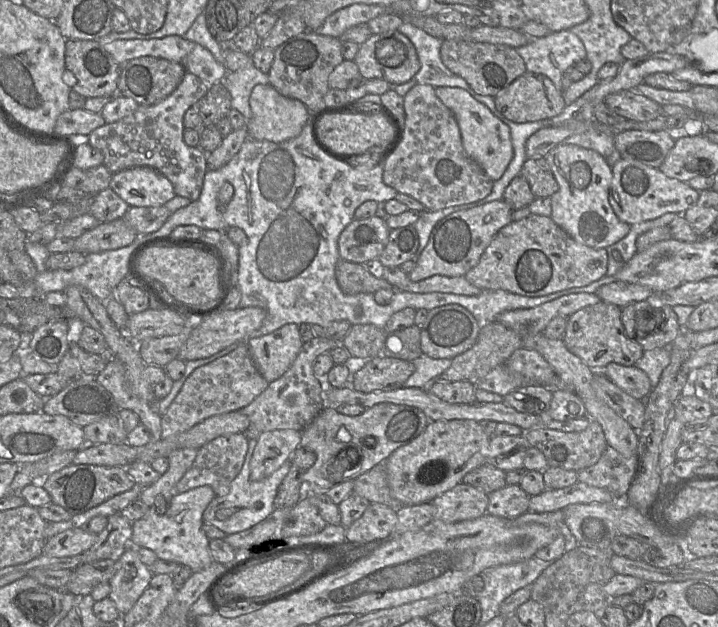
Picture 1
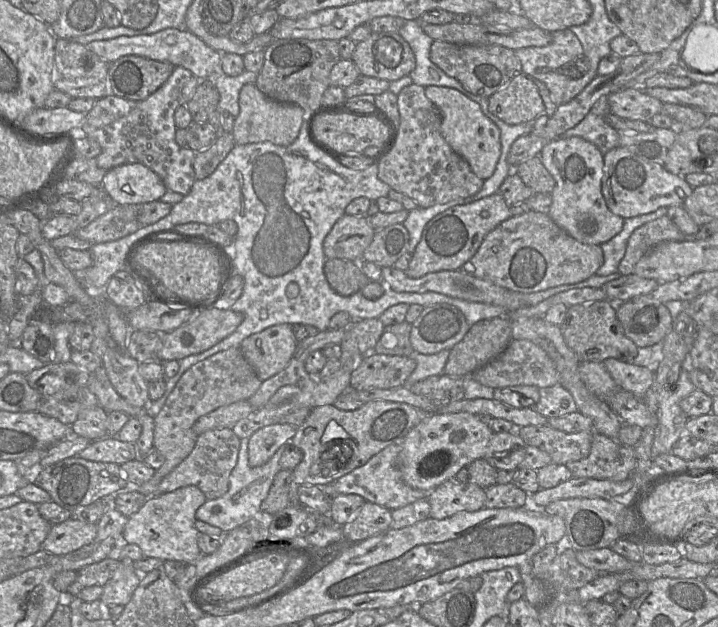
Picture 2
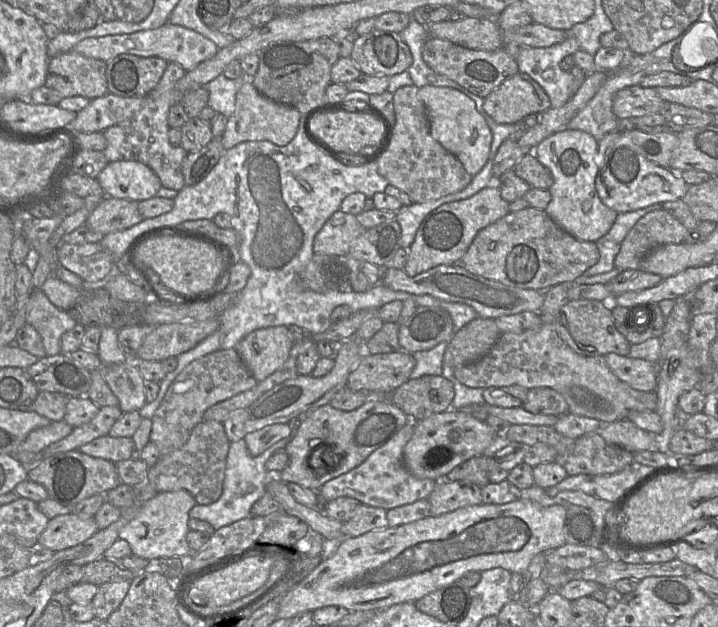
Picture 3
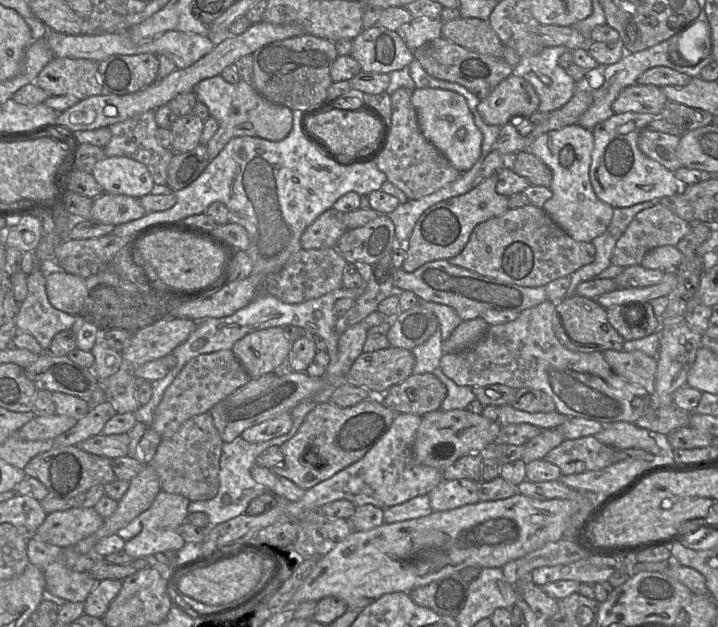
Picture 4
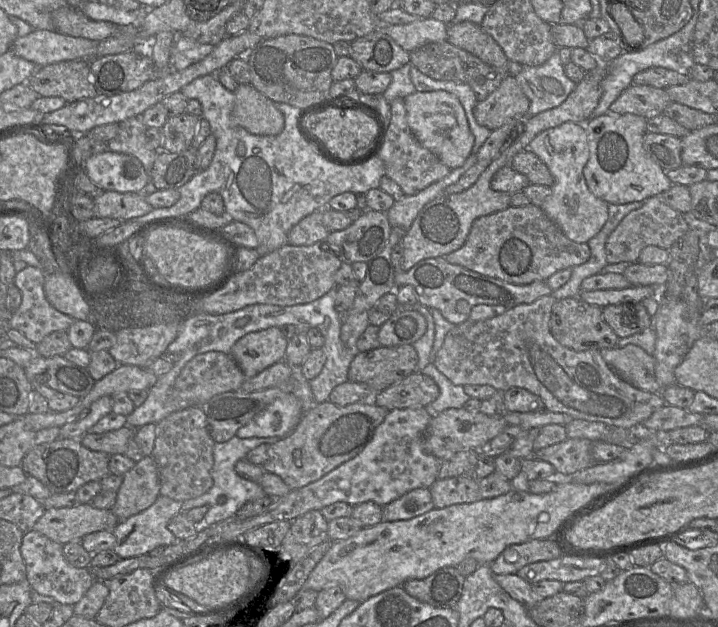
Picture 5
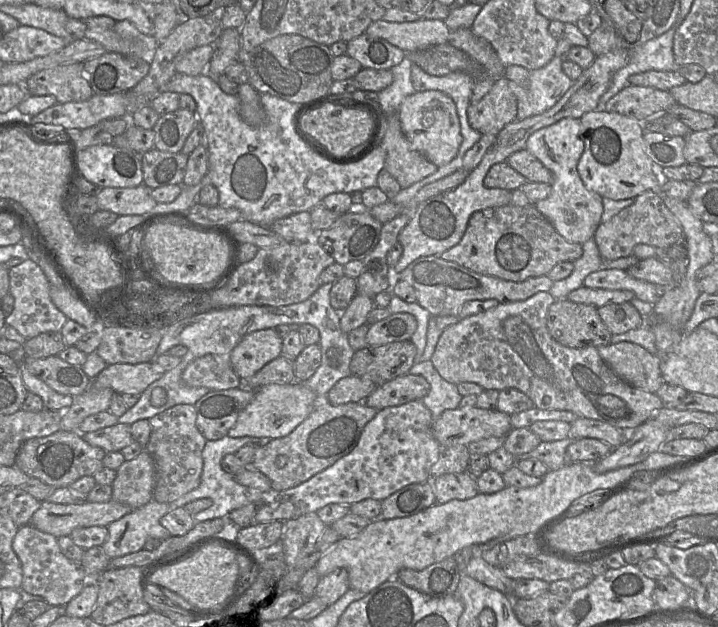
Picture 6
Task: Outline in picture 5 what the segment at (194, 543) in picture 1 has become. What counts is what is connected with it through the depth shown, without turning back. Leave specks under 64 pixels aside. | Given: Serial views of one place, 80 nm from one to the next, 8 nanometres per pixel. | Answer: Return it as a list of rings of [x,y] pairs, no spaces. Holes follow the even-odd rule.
[[[159,495],[155,502],[142,512],[120,521],[112,530],[116,538],[113,551],[121,558],[131,558],[147,554],[158,548],[177,542],[175,535],[168,529],[169,521],[181,512],[182,502]]]

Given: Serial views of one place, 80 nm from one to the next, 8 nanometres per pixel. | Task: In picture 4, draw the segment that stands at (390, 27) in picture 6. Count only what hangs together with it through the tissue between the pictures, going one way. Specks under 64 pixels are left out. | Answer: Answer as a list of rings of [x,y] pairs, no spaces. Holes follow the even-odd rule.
[[[417,17],[396,32],[410,49],[416,50],[426,42],[442,37],[442,26],[440,18]]]

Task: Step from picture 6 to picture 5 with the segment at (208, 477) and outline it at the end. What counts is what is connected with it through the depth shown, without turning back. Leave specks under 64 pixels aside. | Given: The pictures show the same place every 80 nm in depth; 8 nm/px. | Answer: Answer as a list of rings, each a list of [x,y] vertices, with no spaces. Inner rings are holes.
[[[288,432],[281,436],[260,438],[239,438],[238,436],[234,436],[227,442],[215,443],[213,448],[214,464],[212,468],[213,486],[209,491],[201,496],[183,501],[181,506],[181,512],[187,512],[188,510],[199,506],[208,507],[208,511],[204,518],[200,522],[196,523],[197,532],[203,528],[210,527],[211,525],[217,524],[220,521],[234,516],[236,512],[247,502],[262,498],[266,495],[259,483],[240,477],[235,471],[235,465],[239,460],[245,459],[248,452],[257,446],[262,444],[274,444],[287,438],[289,435],[290,434]],[[222,495],[225,495],[227,500],[225,503],[219,504],[218,498]]]

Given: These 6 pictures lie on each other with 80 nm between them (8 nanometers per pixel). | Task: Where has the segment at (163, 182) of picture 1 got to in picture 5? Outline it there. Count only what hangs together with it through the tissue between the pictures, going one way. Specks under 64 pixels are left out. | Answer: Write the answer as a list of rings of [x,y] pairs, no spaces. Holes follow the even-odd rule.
[[[105,151],[90,157],[83,171],[104,191],[142,192],[150,176],[135,156]]]

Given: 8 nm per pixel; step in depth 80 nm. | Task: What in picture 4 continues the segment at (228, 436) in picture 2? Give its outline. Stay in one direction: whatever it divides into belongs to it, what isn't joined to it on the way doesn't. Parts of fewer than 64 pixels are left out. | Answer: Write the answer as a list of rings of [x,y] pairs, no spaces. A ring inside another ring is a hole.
[[[209,412],[189,418],[171,437],[161,438],[150,463],[158,474],[161,490],[184,496],[190,501],[214,498],[219,489],[223,444]]]

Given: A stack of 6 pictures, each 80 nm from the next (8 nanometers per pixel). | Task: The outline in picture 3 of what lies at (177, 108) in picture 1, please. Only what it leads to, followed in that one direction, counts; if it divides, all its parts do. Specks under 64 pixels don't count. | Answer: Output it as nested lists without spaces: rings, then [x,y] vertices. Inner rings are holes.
[[[169,62],[157,86],[147,94],[144,107],[131,118],[106,128],[103,132],[107,146],[103,151],[108,162],[132,160],[150,167],[159,177],[163,187],[180,191],[185,187],[182,162],[188,152],[169,141],[168,113],[171,106],[180,102],[185,93],[177,90],[176,83],[186,71],[175,62]]]

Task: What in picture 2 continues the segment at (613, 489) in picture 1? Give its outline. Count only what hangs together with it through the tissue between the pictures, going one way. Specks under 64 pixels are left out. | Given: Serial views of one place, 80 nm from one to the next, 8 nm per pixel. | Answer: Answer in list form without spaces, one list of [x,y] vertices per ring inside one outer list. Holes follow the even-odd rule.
[[[593,432],[587,457],[568,462],[573,478],[607,479],[620,482],[628,479],[636,467],[634,447],[623,445],[601,433]]]

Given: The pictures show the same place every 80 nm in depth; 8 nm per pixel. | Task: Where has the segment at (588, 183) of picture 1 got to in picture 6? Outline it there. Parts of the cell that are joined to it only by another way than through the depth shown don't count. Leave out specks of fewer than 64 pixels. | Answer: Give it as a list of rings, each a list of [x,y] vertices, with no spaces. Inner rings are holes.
[[[564,118],[537,130],[528,138],[526,149],[553,174],[551,194],[537,202],[535,207],[567,241],[583,245],[594,237],[602,222],[603,197],[587,189],[578,173],[578,163],[584,151],[579,119]]]

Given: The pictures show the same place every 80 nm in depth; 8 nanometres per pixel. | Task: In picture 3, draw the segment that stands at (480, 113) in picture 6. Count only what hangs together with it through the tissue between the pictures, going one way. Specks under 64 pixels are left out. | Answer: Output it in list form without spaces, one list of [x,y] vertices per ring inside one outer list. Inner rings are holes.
[[[524,73],[506,78],[484,98],[483,103],[484,111],[499,124],[515,124],[550,107],[550,99],[544,89]]]

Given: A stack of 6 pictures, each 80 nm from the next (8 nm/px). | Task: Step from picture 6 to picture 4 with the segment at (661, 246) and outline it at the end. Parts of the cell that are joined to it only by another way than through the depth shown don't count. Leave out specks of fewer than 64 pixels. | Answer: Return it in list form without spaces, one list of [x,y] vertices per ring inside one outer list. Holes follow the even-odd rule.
[[[657,202],[652,207],[640,211],[630,222],[615,245],[611,256],[611,264],[623,268],[640,265],[644,256],[652,249],[666,245],[676,246],[689,232],[690,225]]]

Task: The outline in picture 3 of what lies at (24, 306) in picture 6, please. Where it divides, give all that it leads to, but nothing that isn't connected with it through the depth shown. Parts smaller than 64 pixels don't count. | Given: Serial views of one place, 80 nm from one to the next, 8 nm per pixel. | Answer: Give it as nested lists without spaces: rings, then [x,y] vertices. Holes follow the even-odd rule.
[[[41,289],[30,293],[26,323],[40,334],[48,356],[61,353],[61,336],[77,324],[67,311],[53,305]]]

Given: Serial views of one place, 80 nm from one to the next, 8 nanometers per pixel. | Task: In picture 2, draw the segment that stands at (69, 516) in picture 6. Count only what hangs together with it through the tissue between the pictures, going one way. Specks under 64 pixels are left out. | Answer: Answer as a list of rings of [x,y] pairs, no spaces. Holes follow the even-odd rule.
[[[69,518],[62,523],[51,525],[42,549],[55,556],[66,555],[93,543],[96,531],[96,524]]]

